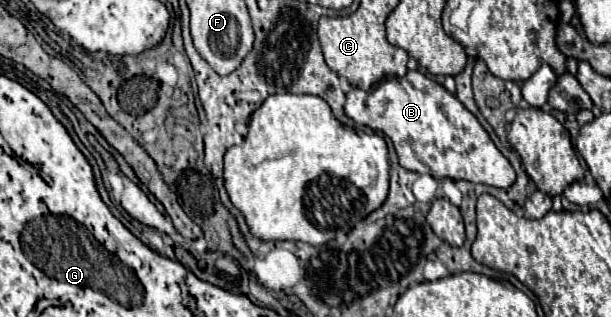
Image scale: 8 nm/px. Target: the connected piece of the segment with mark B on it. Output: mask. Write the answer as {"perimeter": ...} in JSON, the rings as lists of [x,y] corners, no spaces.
{"perimeter":[[[408,71],[398,79],[386,79],[372,91],[354,87],[346,93],[344,115],[390,137],[398,161],[408,171],[430,173],[434,177],[448,177],[454,181],[464,179],[504,189],[516,179],[510,161],[496,149],[478,119],[452,93],[420,71]]]}

